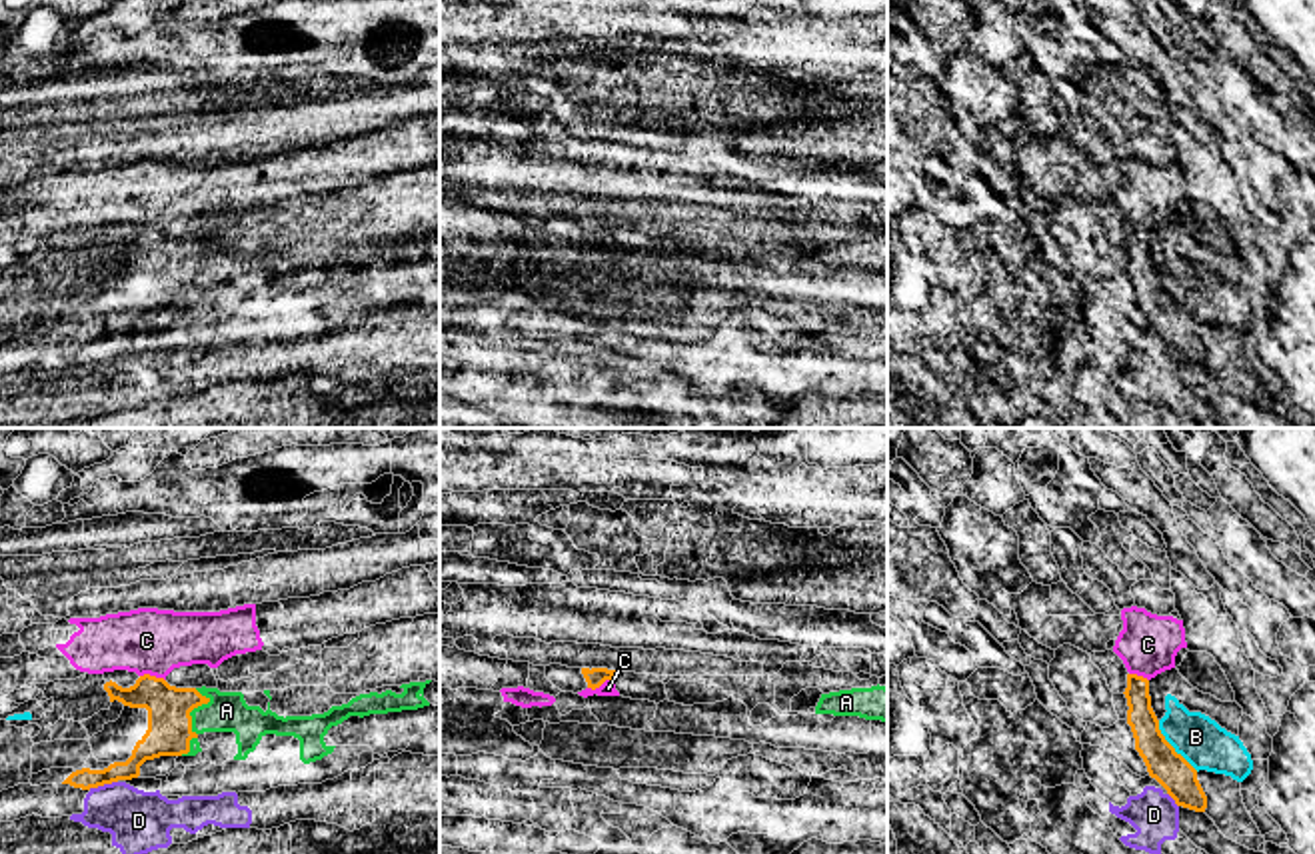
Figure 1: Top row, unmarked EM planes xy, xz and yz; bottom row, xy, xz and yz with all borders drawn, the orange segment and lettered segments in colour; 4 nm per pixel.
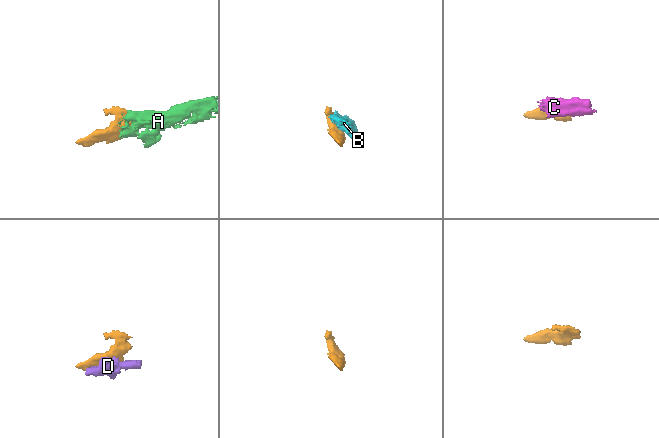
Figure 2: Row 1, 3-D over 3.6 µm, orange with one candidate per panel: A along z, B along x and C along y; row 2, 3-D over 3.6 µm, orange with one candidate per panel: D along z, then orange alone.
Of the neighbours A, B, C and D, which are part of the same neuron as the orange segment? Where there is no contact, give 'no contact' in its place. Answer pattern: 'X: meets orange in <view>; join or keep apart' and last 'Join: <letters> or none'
A: meets orange in xy; join
B: meets orange in yz; keep apart
C: meets orange in xy; keep apart
D: meets orange in xy; keep apart
Join: A

